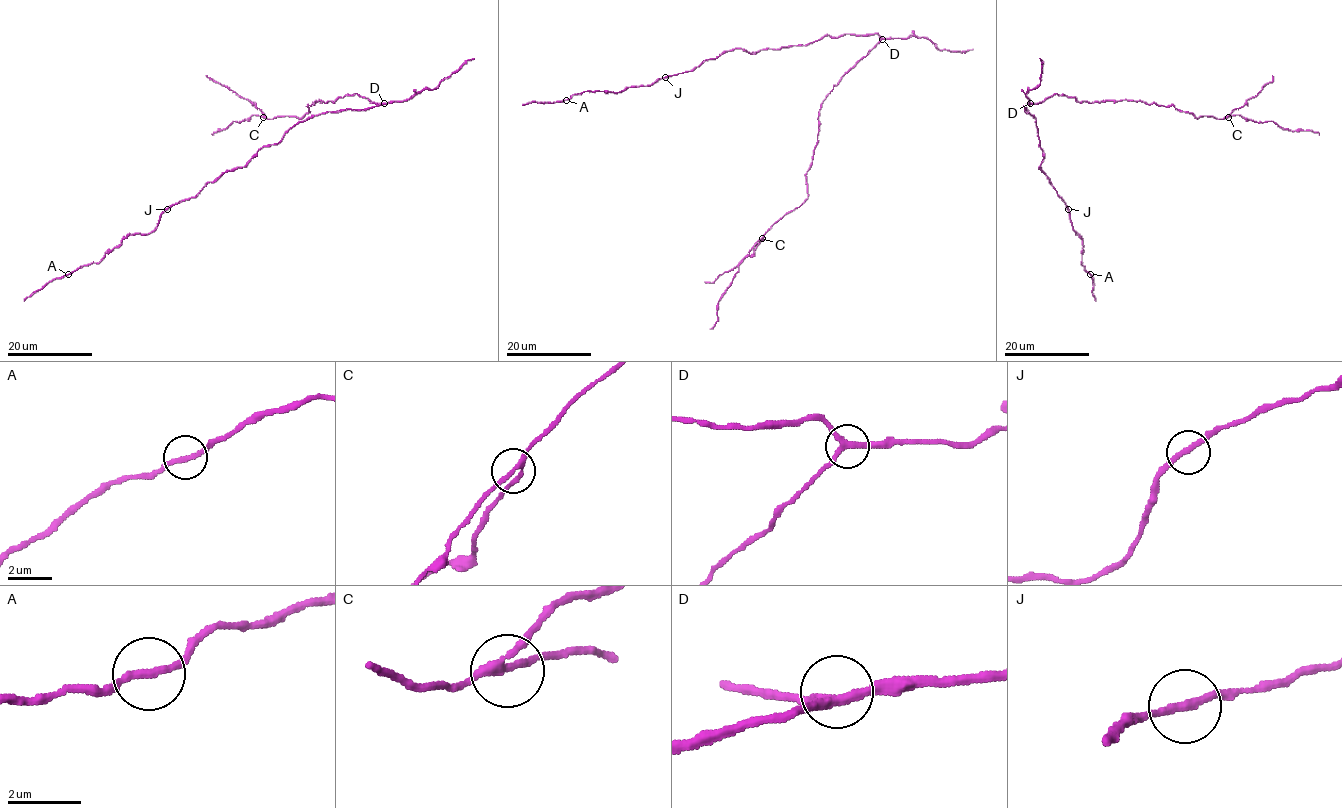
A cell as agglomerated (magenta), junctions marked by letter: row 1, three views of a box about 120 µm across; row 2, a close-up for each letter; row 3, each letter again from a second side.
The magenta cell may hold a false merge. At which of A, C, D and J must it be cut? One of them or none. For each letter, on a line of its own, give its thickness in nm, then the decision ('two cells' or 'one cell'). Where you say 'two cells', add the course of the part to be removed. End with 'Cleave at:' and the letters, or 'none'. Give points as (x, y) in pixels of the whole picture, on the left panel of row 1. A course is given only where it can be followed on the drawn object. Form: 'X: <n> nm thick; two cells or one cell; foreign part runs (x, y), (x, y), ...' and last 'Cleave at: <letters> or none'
A: 200 nm thick; one cell
C: 200 nm thick; one cell
D: 240 nm thick; one cell
J: 240 nm thick; one cell
Cleave at: none

